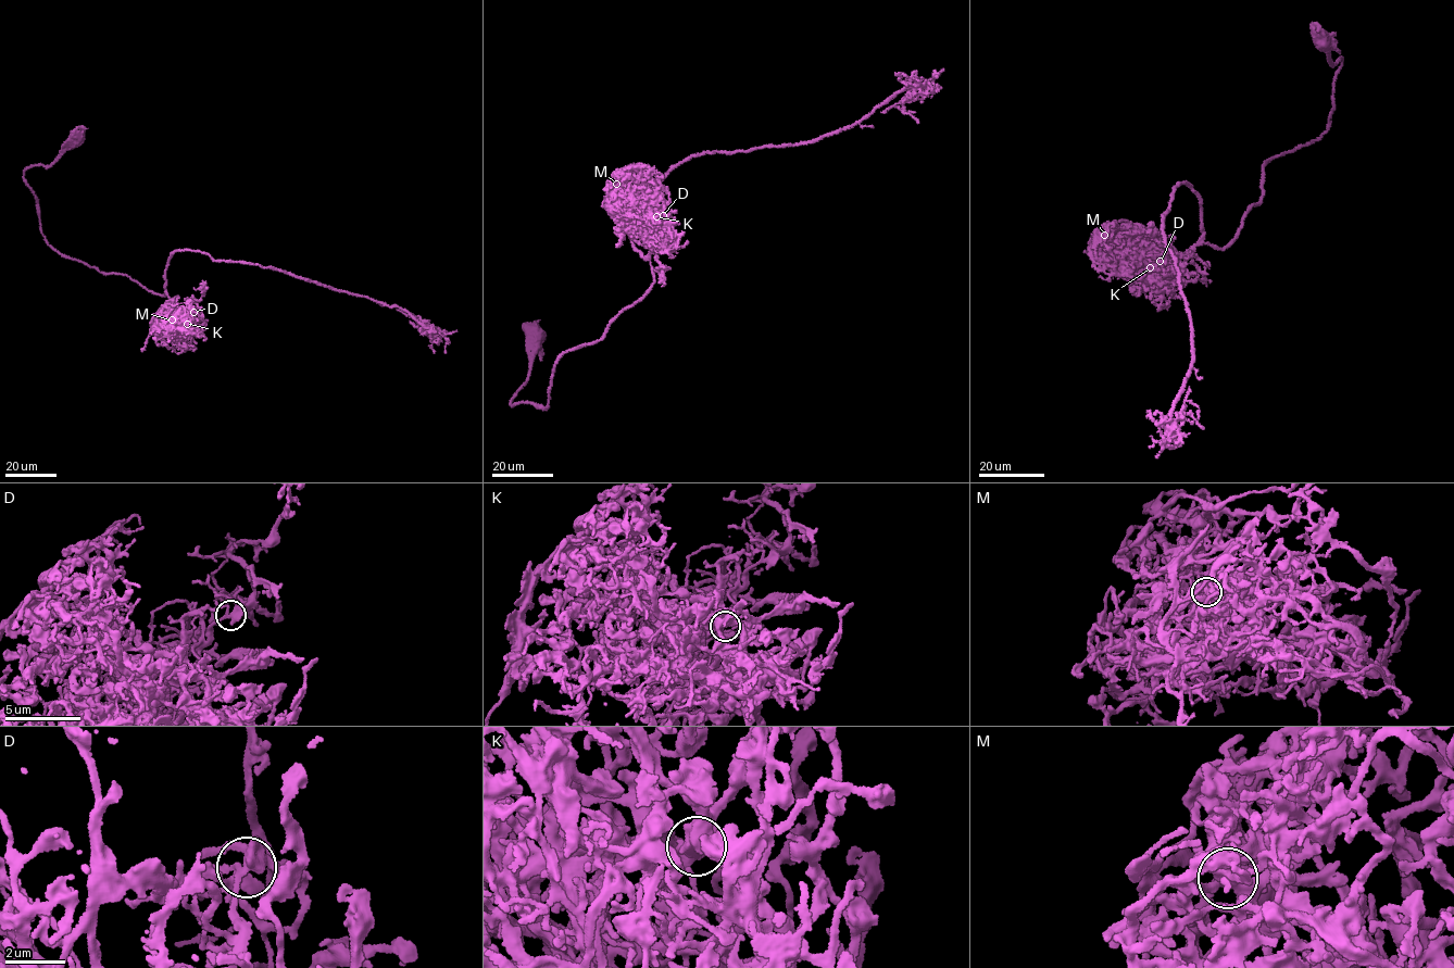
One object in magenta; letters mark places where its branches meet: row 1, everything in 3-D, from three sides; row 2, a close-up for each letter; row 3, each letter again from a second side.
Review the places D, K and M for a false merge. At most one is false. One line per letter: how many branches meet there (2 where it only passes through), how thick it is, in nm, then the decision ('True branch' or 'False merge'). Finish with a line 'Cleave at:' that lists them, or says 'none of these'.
D: Branches: 6. Thickness 400 nm. False merge
K: Branches: 5. Thickness 400 nm. True branch
M: Branches: 6. Thickness 400 nm. True branch
Cleave at: D

